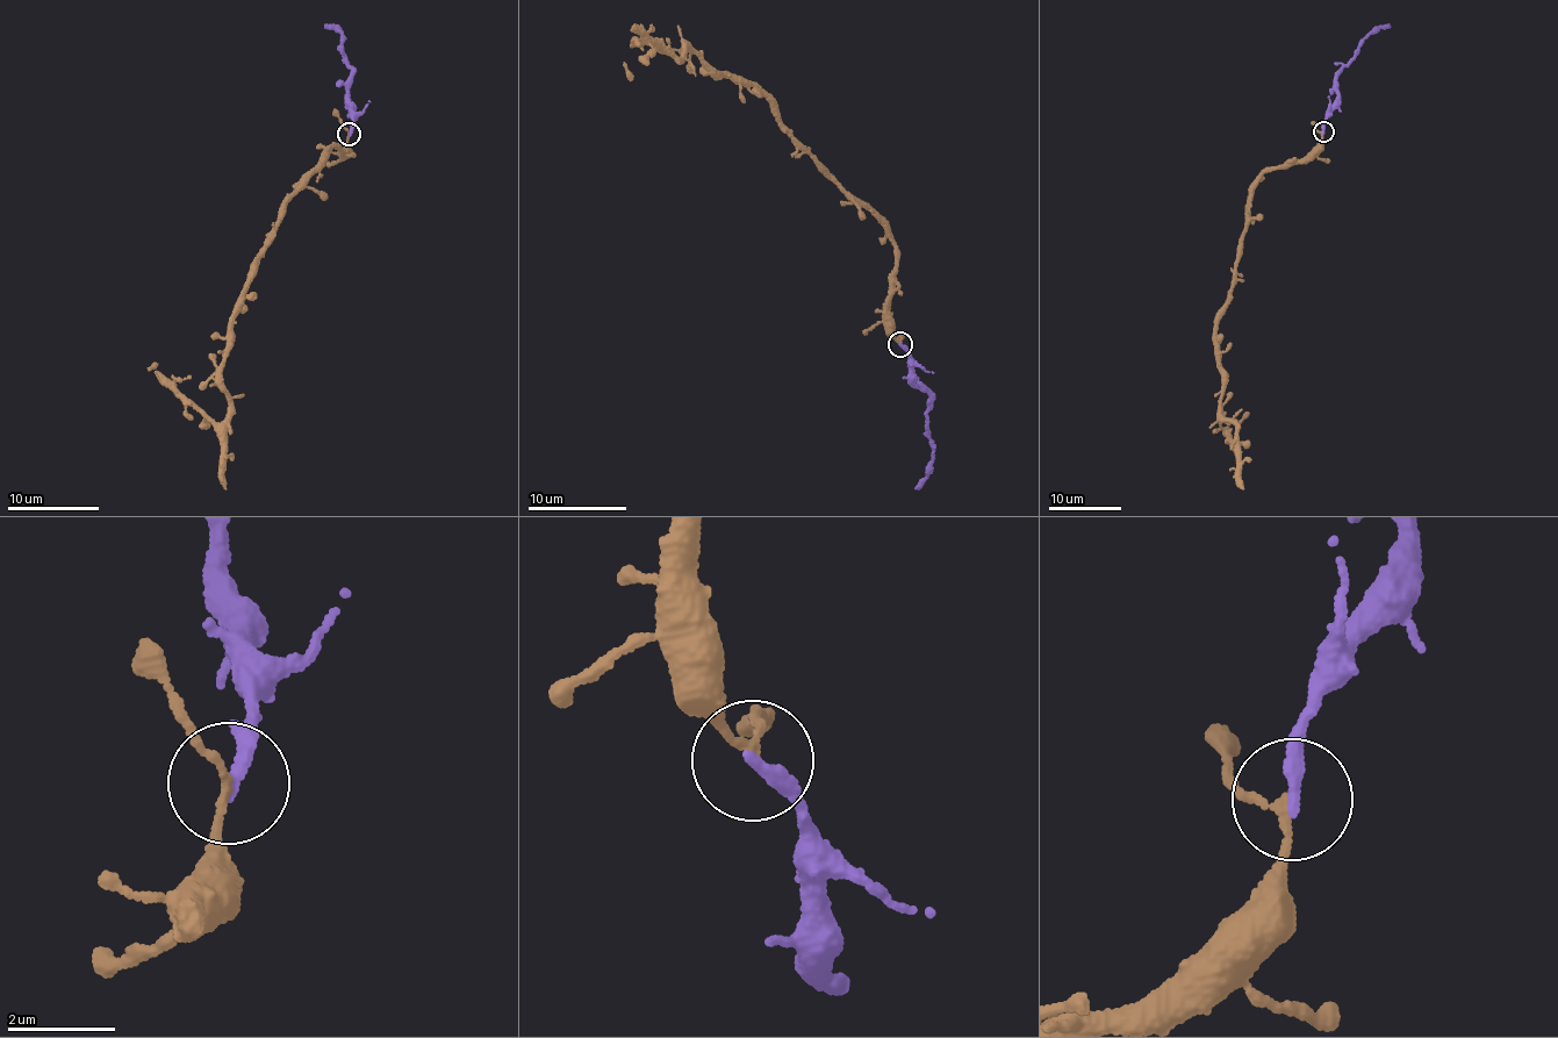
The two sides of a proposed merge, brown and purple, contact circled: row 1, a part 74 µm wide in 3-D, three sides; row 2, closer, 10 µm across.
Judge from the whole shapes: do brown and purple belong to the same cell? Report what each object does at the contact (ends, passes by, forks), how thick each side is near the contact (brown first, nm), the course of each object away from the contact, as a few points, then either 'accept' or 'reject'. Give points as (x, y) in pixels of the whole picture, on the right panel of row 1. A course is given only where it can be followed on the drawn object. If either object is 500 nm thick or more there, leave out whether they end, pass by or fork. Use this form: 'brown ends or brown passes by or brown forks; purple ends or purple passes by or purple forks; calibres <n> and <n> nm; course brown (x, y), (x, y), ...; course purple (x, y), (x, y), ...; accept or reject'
brown passes by; purple ends; calibres 120 and 280 nm; course brown (1321, 131), (1311, 155), (1255, 185), (1219, 320), (1220, 414), (1235, 443), (1227, 428), (1248, 412); course purple (1323, 131), (1327, 112), (1336, 104), (1338, 71), (1354, 57), (1361, 38), (1390, 26); accept

